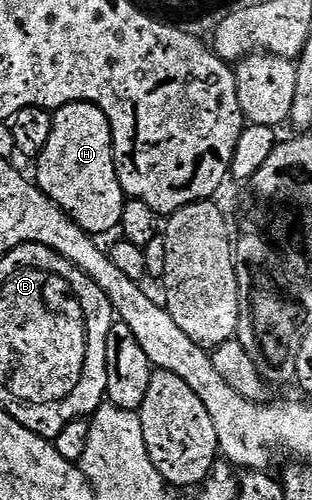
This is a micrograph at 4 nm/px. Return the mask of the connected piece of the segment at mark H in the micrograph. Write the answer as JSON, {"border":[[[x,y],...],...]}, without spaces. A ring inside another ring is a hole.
{"border":[[[69,103],[53,112],[52,137],[36,160],[36,186],[69,215],[77,227],[103,237],[122,222],[127,196],[122,192],[114,164],[114,138],[110,123],[99,107],[91,103]]]}

